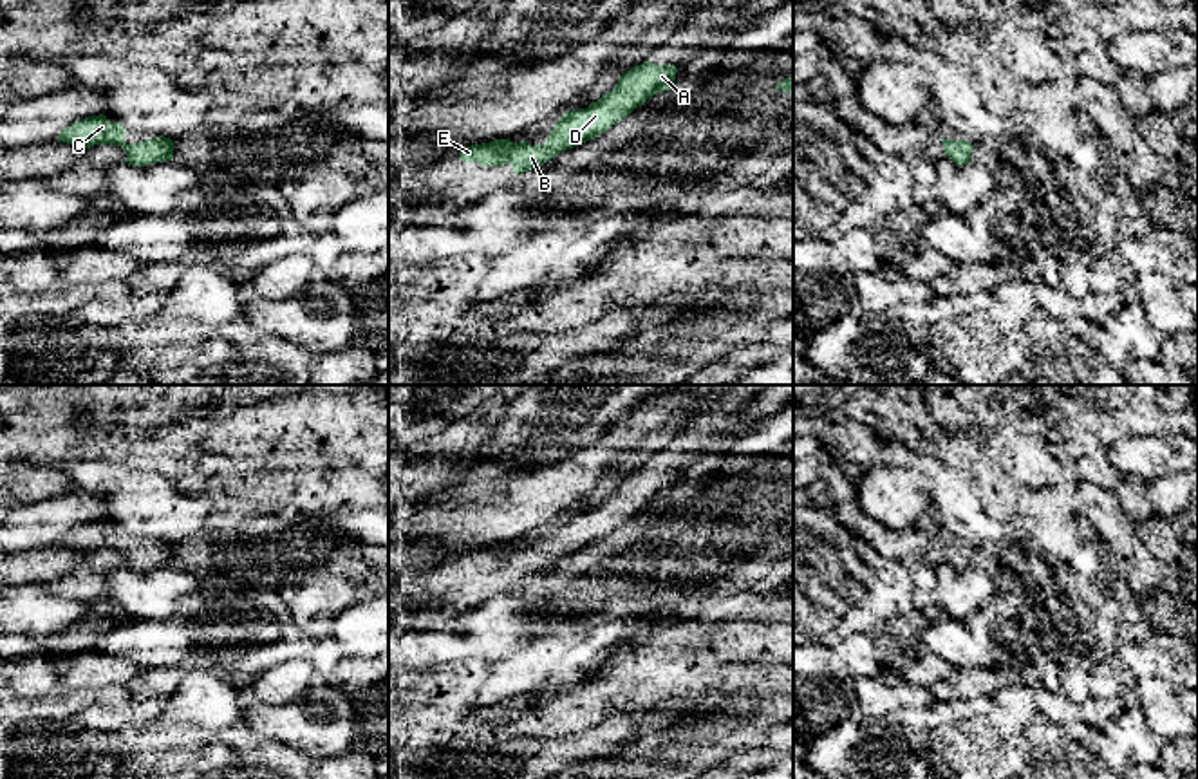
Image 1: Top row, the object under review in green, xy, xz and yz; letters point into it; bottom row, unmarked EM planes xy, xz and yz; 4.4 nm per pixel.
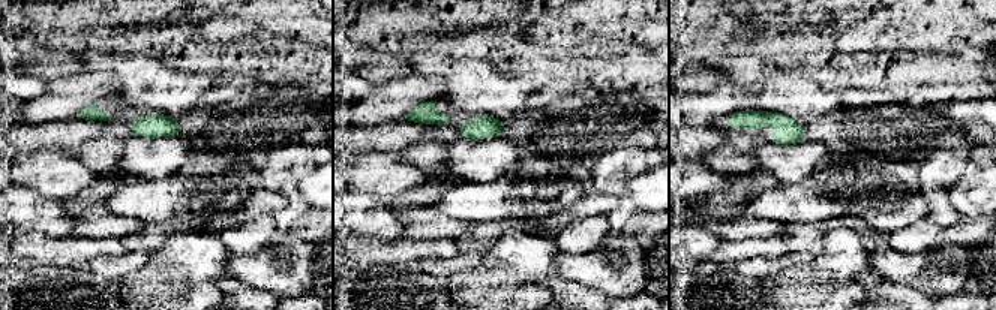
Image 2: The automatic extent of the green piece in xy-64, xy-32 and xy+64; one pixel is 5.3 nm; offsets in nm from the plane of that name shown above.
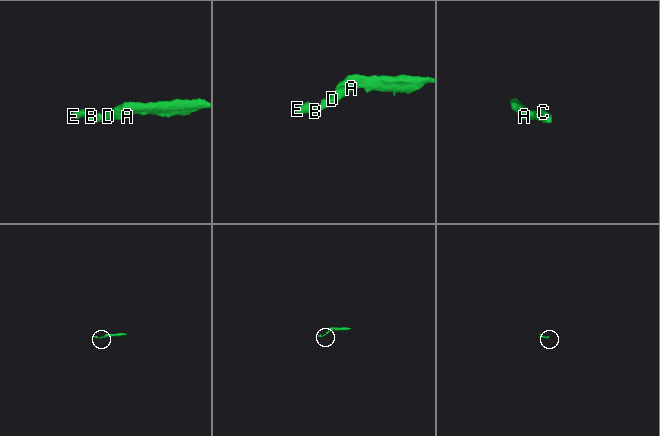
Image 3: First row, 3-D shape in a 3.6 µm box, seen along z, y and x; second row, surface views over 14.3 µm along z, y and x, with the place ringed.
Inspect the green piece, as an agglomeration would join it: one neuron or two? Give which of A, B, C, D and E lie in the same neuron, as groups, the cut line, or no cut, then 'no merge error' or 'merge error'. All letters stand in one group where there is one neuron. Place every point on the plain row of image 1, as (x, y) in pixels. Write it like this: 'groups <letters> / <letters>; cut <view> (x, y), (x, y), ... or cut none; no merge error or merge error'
groups A B C D E; cut none; no merge error

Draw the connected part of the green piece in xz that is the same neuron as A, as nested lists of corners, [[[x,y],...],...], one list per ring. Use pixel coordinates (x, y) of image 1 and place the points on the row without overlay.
[[[645,465],[641,470],[622,479],[616,492],[587,513],[564,517],[548,539],[546,548],[531,551],[528,546],[511,548],[510,542],[495,544],[463,553],[459,564],[464,568],[475,566],[481,571],[502,571],[510,568],[513,578],[520,580],[538,573],[560,557],[607,537],[656,497],[670,495],[676,477],[676,470],[658,470]]]

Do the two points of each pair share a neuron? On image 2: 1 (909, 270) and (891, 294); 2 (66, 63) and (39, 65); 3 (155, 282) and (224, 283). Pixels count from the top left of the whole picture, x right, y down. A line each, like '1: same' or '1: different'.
1: different
2: same
3: different

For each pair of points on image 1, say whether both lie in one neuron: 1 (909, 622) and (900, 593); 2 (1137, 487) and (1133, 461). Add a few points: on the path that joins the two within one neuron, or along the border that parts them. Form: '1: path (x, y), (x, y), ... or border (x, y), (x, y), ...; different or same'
1: border (915, 608), (904, 617); different
2: border (1126, 476), (1141, 476), (1146, 481); different

